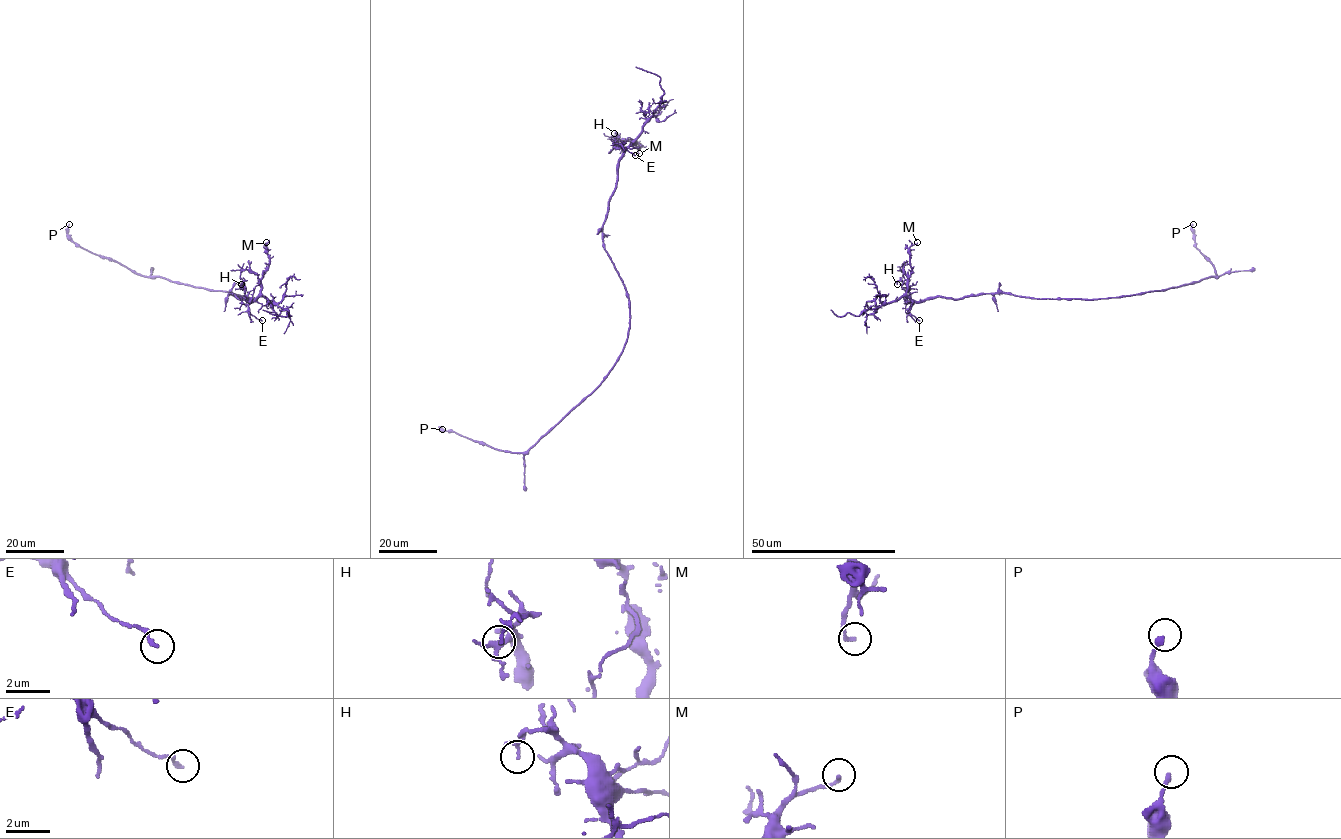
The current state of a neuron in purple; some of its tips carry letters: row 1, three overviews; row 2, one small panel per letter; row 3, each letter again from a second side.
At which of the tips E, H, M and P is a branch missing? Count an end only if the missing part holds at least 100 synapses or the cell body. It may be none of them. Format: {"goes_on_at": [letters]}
{"goes_on_at": []}

